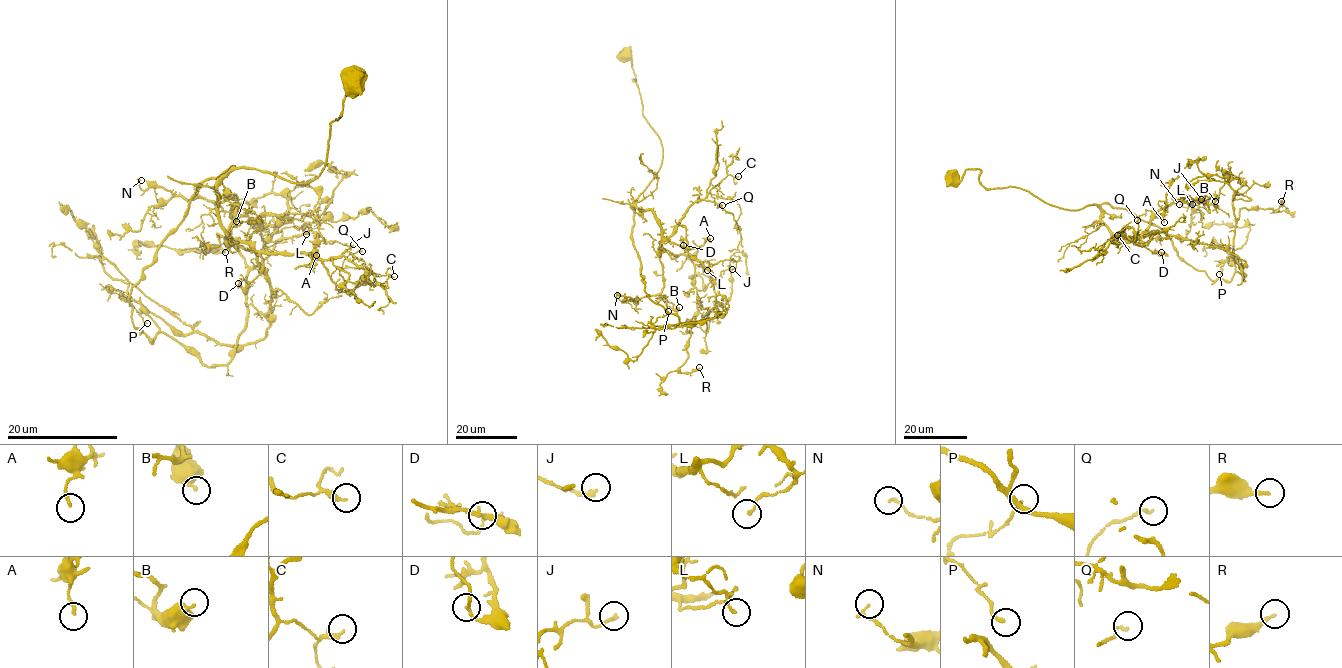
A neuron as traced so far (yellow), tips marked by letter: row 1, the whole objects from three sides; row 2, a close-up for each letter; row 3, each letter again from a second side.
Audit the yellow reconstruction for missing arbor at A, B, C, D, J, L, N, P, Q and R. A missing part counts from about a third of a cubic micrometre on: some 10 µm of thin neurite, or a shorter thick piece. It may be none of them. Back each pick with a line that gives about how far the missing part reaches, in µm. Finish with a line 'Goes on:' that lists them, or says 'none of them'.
Goes on: none of them

